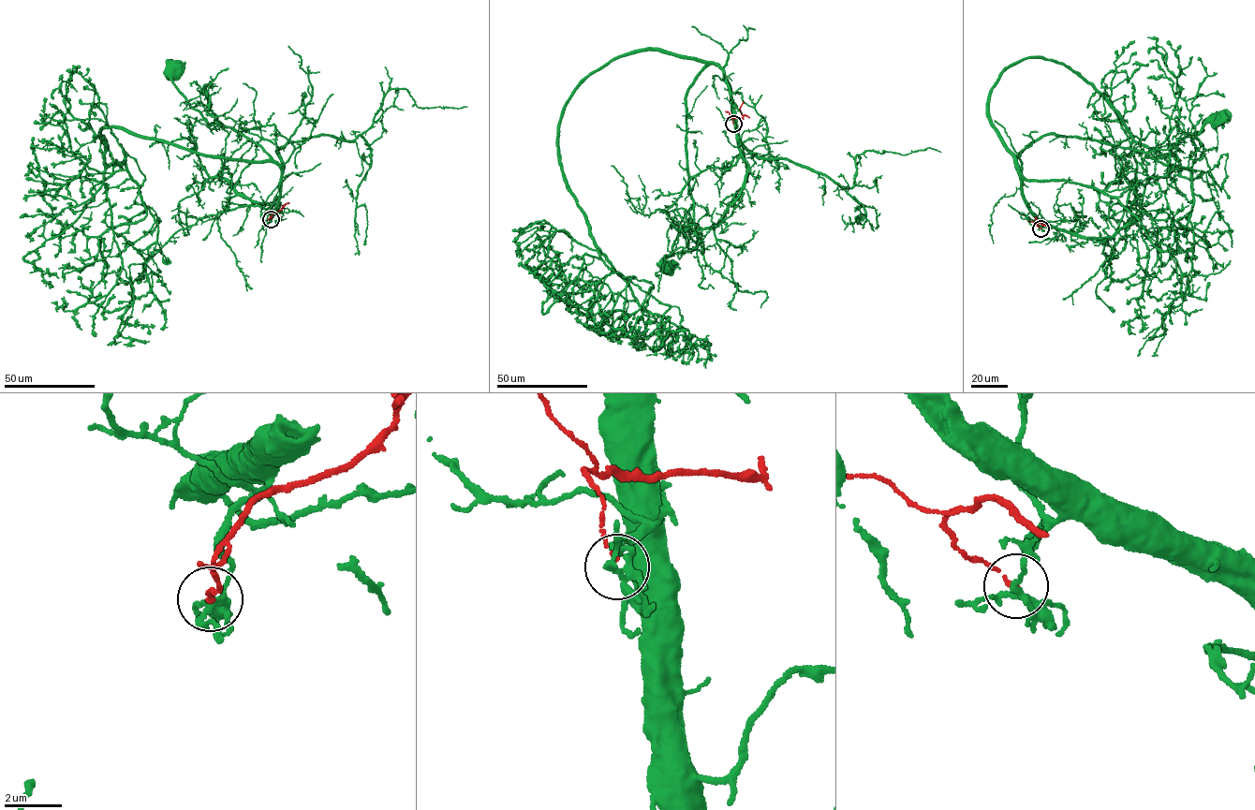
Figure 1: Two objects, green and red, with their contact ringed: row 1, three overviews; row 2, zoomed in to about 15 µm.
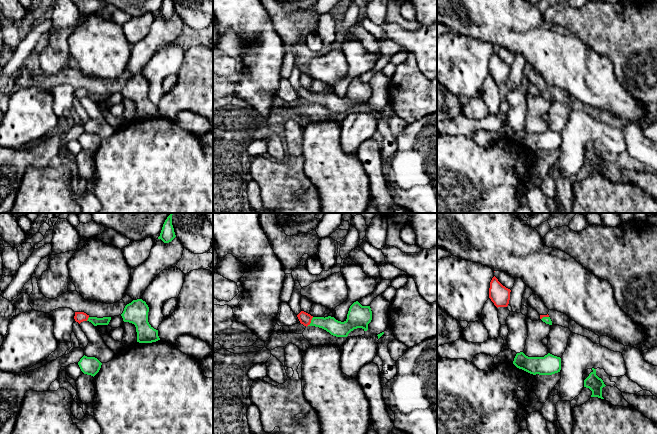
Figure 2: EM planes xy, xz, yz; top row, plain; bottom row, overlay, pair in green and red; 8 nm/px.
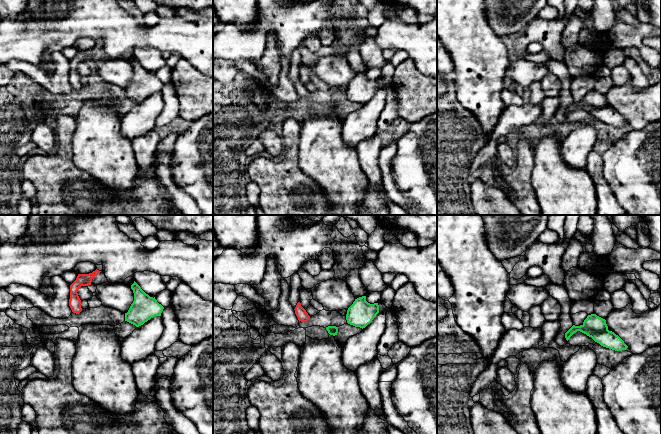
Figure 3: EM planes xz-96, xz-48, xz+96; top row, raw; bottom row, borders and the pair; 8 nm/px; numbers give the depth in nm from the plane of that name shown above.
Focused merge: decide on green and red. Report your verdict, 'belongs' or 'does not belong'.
does not belong

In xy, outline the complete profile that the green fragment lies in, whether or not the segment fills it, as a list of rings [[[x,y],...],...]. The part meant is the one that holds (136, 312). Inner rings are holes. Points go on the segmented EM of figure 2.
[[[142,299],[133,300],[127,304],[121,314],[124,322],[135,325],[137,342],[152,343],[160,340],[158,330],[154,329],[148,322],[149,307]]]

